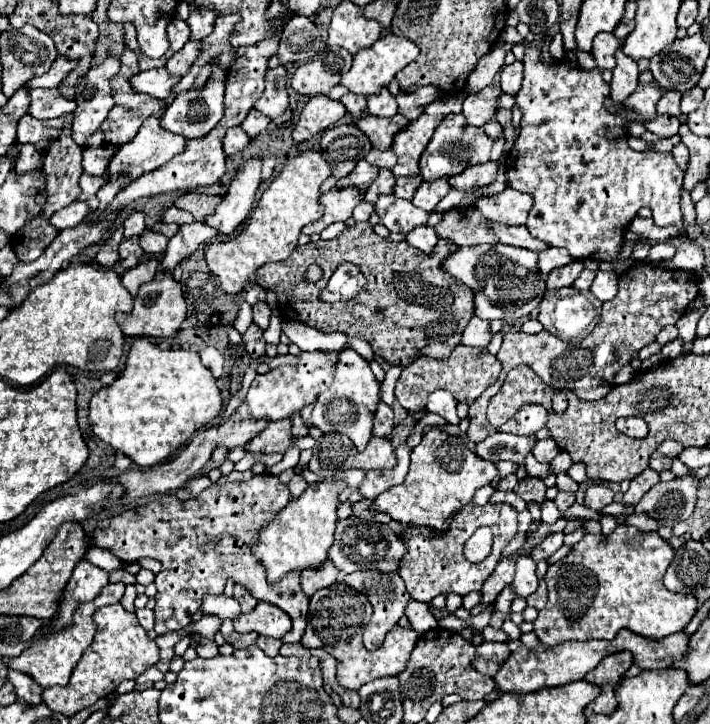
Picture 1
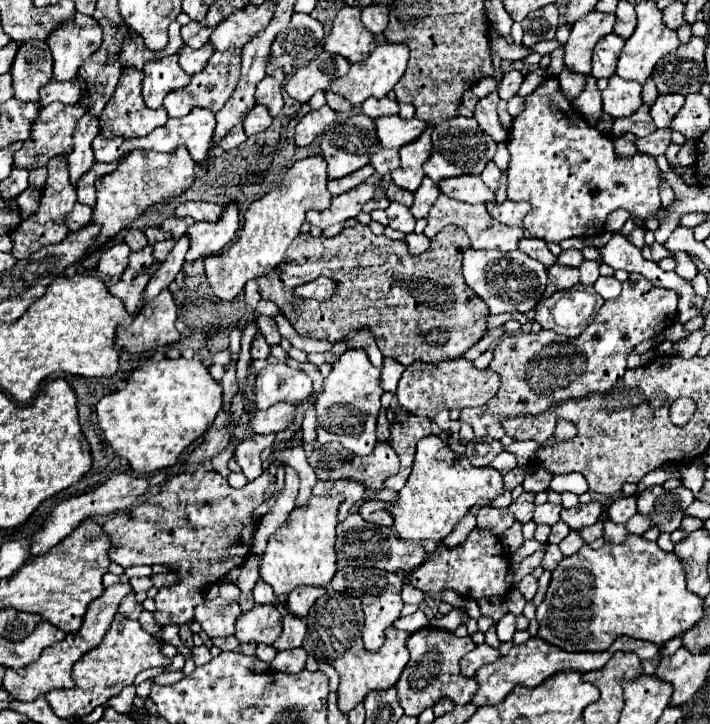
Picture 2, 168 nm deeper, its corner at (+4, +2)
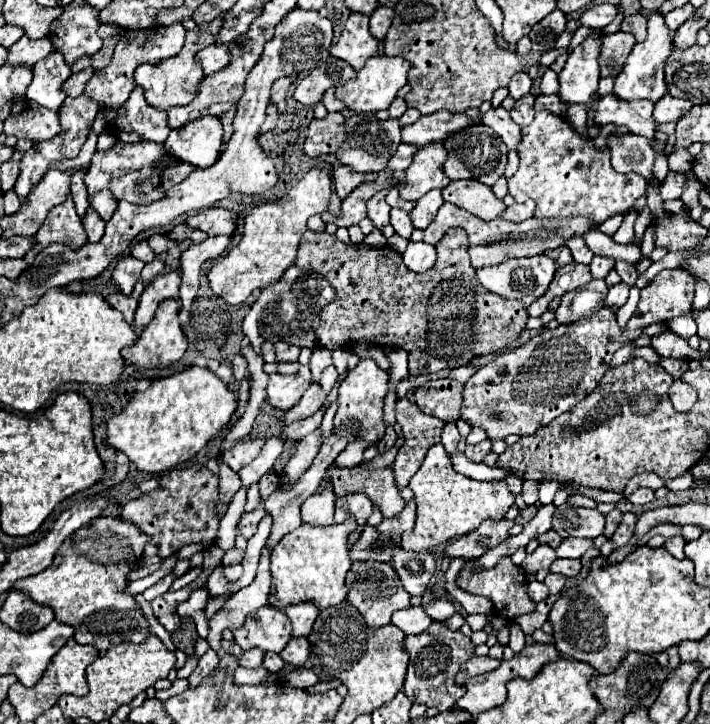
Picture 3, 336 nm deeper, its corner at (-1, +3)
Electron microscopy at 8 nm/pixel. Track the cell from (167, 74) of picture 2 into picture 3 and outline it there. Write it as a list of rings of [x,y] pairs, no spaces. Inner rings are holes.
[[[220,18],[212,20],[208,24],[208,32],[202,28],[202,26],[196,26],[194,30],[188,30],[186,34],[186,44],[184,48],[180,50],[180,54],[172,56],[172,58],[166,58],[166,60],[160,60],[158,64],[140,64],[136,68],[136,84],[140,84],[144,88],[144,98],[150,106],[154,106],[156,110],[168,110],[172,106],[182,106],[182,104],[188,104],[194,94],[196,94],[196,86],[200,84],[200,80],[204,78],[204,72],[202,68],[194,62],[194,56],[206,48],[208,44],[214,44],[216,40],[216,34],[220,30]]]

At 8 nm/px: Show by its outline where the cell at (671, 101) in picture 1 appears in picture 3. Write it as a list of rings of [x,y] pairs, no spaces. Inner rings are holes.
[[[666,94],[664,98],[660,98],[660,100],[656,102],[654,118],[656,118],[658,124],[676,122],[676,120],[680,120],[690,108],[692,108],[692,102],[682,100],[682,98],[672,98],[670,94]]]

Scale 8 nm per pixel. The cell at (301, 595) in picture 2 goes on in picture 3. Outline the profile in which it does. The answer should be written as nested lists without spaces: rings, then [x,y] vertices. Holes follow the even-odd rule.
[[[306,600],[306,602],[298,602],[294,606],[284,608],[284,612],[292,622],[292,628],[294,628],[292,636],[308,636],[320,610],[318,610],[318,606],[314,606],[312,602]]]

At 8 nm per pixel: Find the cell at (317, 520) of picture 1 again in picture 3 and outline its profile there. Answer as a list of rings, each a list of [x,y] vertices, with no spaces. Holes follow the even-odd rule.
[[[348,518],[346,522],[332,524],[332,526],[302,524],[294,532],[286,534],[270,554],[270,574],[274,584],[272,604],[278,608],[302,600],[312,600],[320,608],[340,604],[348,594],[344,578],[352,564],[348,556],[346,538],[352,530],[356,530],[356,526],[358,526],[356,520]]]

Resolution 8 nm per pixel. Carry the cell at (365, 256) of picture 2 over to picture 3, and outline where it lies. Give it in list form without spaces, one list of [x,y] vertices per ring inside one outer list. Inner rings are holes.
[[[464,228],[448,230],[438,242],[436,264],[424,272],[416,274],[408,270],[402,262],[402,256],[390,246],[374,248],[368,244],[346,244],[340,242],[334,234],[306,230],[294,264],[300,270],[312,270],[322,274],[336,290],[334,302],[322,308],[320,326],[316,328],[318,344],[336,350],[350,346],[352,342],[368,342],[382,348],[404,348],[408,352],[410,374],[434,374],[444,368],[458,368],[468,364],[472,358],[488,352],[496,352],[512,344],[526,326],[526,306],[492,294],[476,282],[476,270],[468,258],[468,234]]]

